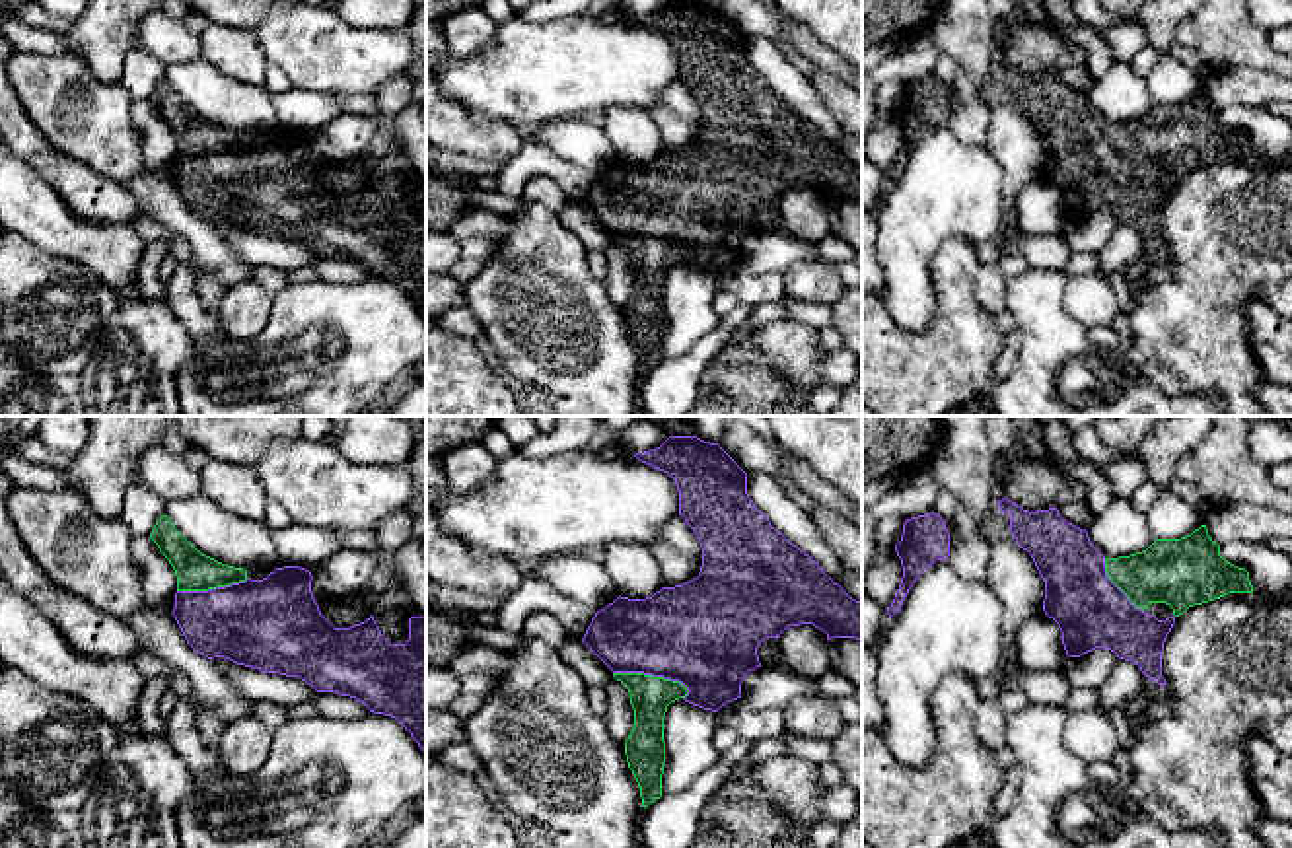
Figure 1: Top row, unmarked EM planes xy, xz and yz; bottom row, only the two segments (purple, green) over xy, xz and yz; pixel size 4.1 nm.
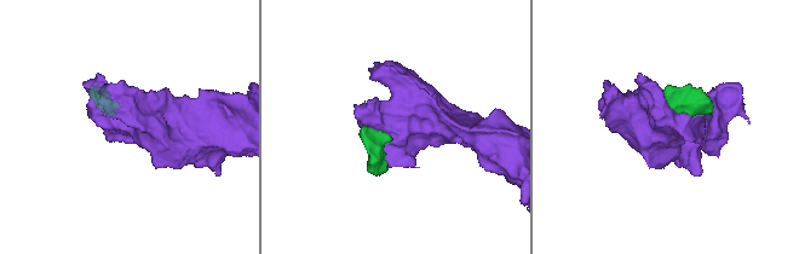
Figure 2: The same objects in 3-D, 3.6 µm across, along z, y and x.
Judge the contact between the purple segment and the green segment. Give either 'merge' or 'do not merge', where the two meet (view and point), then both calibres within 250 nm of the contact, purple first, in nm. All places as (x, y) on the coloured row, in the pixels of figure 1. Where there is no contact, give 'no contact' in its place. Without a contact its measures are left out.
merge; contact xz (652, 673); calibres 420 and 160 nm

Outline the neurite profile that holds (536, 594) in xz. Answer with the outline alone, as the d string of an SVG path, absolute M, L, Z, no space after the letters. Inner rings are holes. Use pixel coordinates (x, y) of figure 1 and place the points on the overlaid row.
M525 576L520 593L508 597L498 611L498 626L510 634L523 634L523 622L533 613L553 615L570 634L570 638L582 640L595 609L580 605L556 589L553 589L545 580L535 576Z

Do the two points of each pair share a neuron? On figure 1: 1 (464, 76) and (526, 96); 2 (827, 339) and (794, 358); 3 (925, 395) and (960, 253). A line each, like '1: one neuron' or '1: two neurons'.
1: one neuron
2: two neurons
3: one neuron

